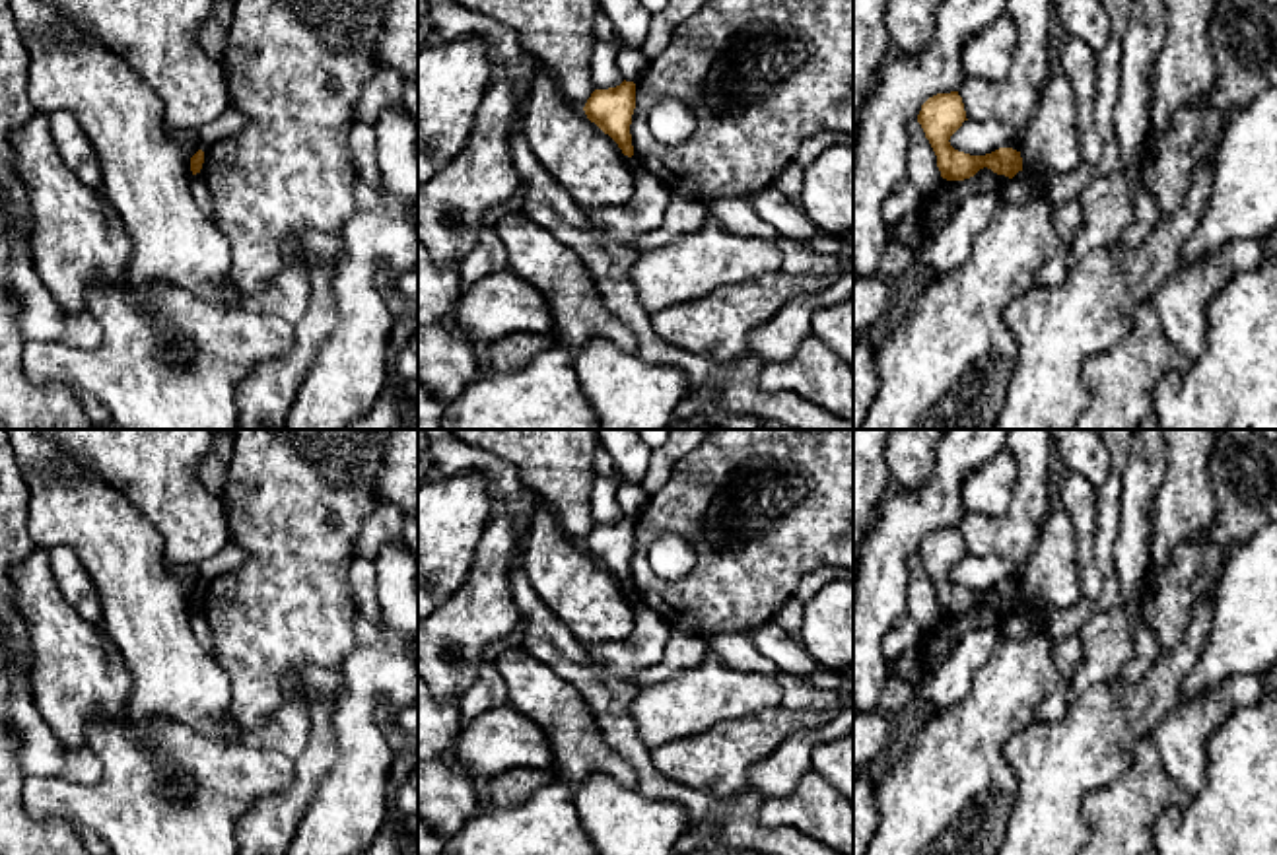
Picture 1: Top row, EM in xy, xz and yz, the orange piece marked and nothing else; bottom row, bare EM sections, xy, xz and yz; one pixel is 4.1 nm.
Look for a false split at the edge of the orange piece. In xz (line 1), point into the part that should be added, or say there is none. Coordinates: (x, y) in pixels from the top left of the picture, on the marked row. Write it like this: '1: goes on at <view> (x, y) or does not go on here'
1: does not go on here

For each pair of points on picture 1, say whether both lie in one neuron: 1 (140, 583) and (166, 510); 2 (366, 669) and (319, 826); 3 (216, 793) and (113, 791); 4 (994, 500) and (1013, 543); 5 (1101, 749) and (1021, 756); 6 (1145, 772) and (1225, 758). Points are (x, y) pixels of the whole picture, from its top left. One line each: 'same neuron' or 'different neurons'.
1: different neurons
2: same neuron
3: same neuron
4: different neurons
5: same neuron
6: different neurons

